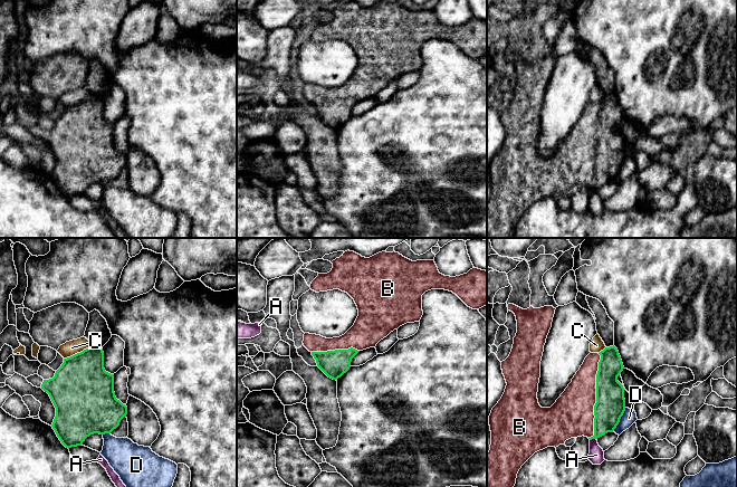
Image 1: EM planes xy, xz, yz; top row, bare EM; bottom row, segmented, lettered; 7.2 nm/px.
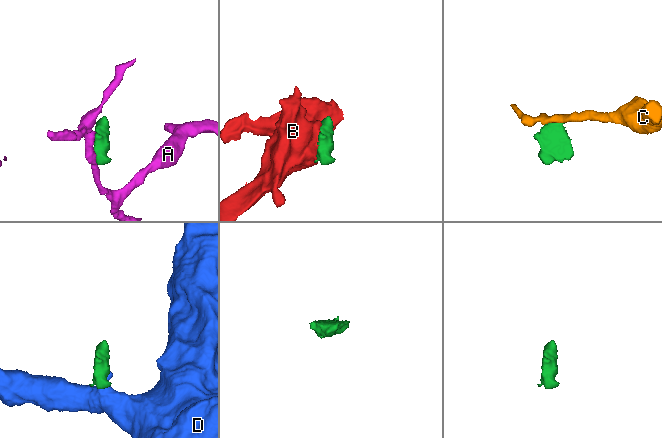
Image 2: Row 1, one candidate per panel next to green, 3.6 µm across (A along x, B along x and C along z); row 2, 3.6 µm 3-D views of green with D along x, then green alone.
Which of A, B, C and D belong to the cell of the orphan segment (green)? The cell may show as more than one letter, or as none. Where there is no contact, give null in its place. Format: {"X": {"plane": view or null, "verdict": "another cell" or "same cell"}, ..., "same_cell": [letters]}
{"A": {"plane": "yz", "verdict": "another cell"}, "B": {"plane": "yz", "verdict": "same cell"}, "C": {"plane": "xy", "verdict": "another cell"}, "D": {"plane": "yz", "verdict": "another cell"}, "same_cell": ["B"]}

